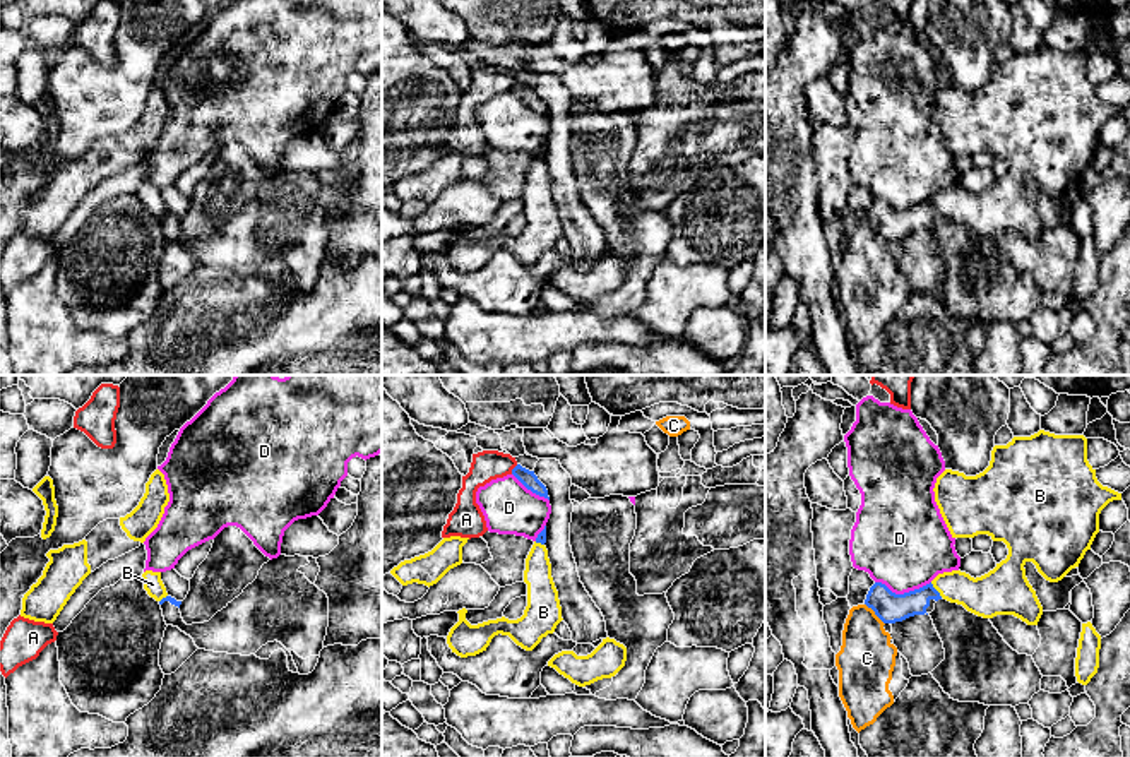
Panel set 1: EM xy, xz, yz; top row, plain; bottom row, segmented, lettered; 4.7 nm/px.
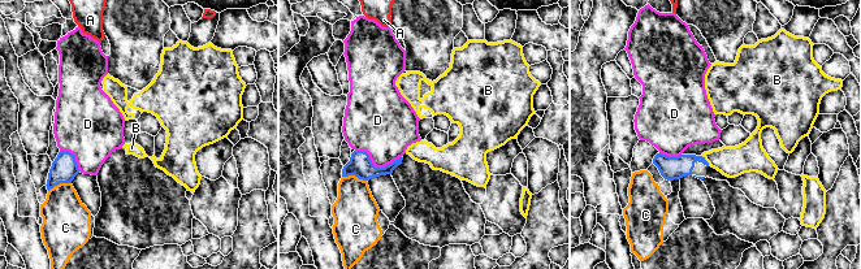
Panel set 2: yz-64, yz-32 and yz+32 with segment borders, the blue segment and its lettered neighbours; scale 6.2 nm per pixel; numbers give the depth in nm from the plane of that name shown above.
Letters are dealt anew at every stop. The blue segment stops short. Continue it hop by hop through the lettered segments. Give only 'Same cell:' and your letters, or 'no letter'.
Same cell: no letter

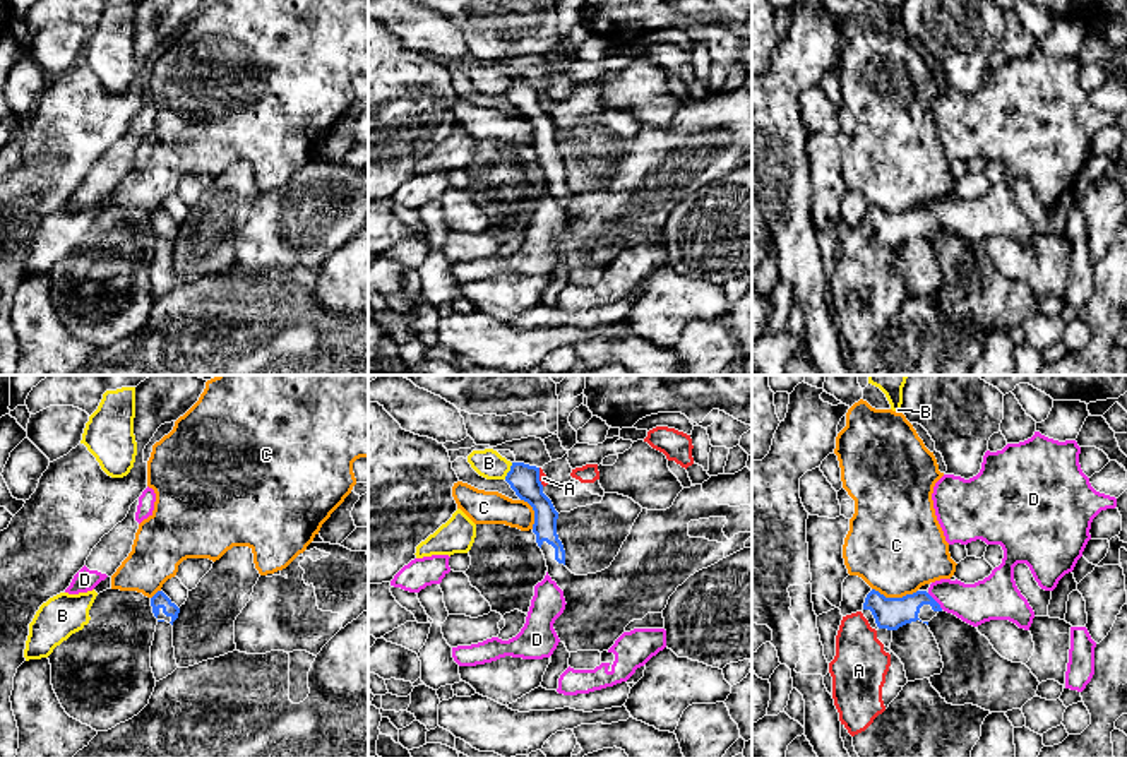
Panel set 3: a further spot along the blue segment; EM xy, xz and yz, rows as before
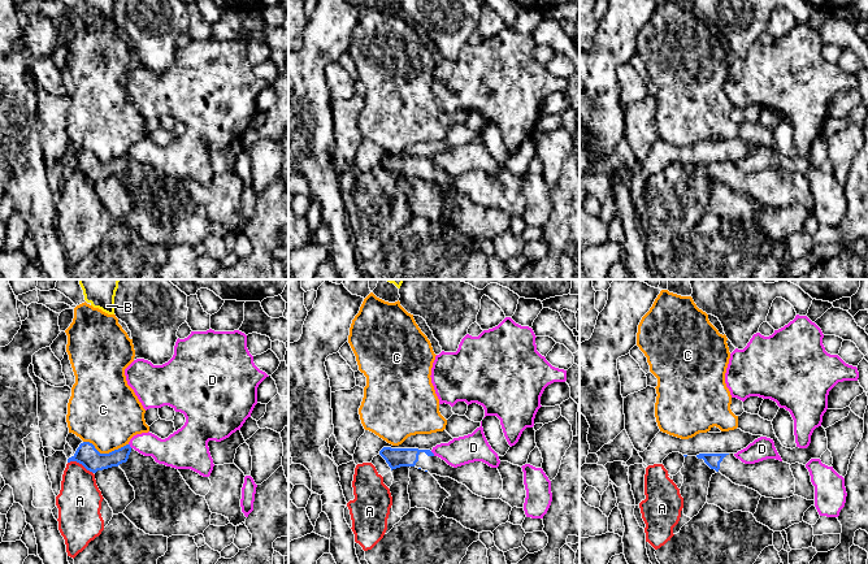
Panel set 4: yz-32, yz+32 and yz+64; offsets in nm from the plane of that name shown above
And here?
Same cell: no letter

